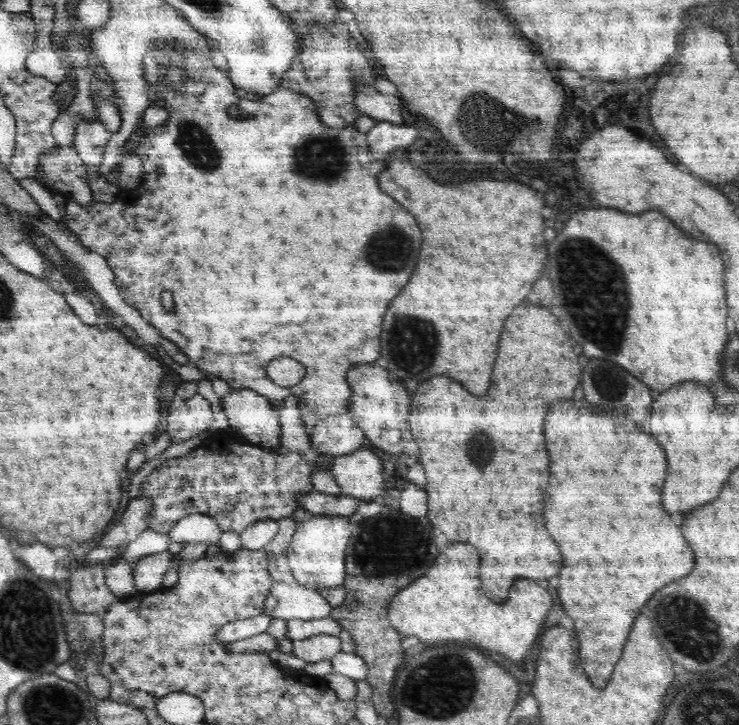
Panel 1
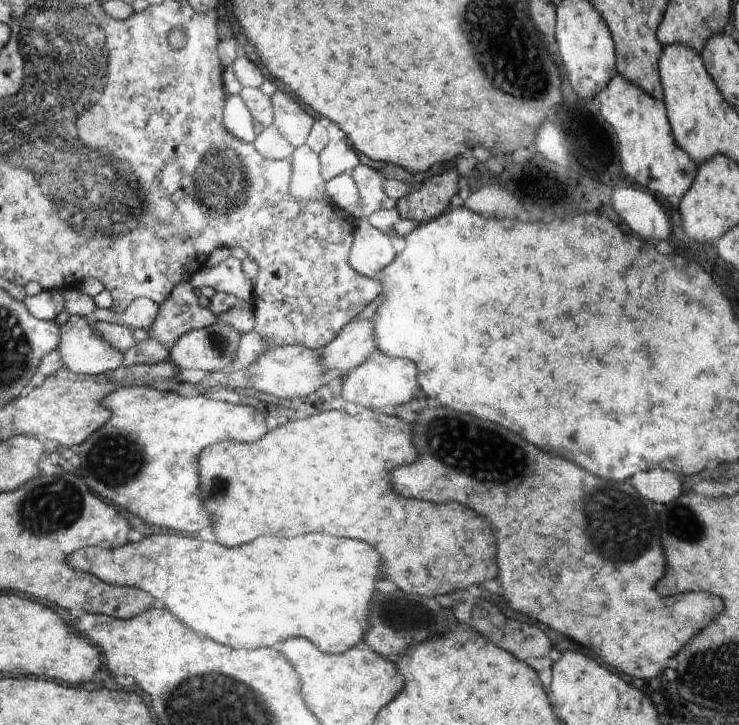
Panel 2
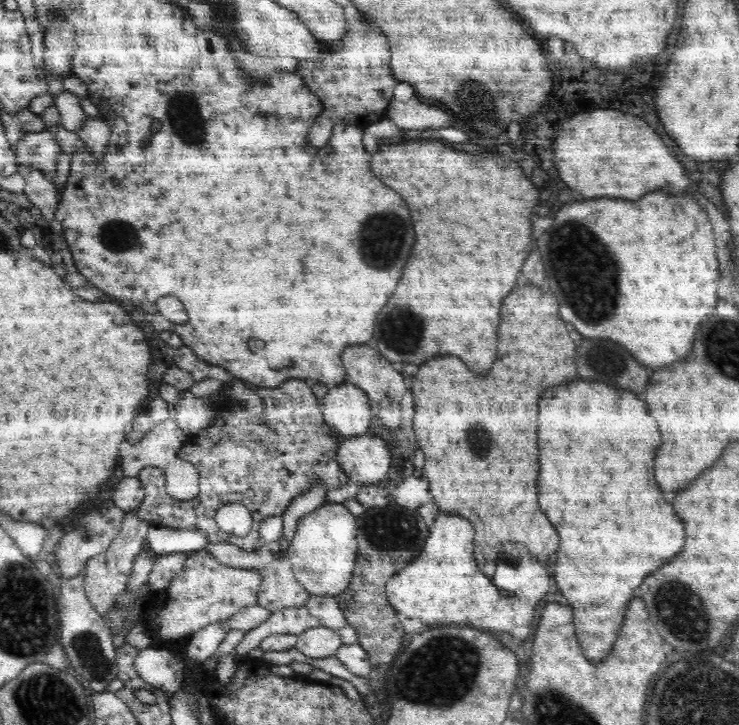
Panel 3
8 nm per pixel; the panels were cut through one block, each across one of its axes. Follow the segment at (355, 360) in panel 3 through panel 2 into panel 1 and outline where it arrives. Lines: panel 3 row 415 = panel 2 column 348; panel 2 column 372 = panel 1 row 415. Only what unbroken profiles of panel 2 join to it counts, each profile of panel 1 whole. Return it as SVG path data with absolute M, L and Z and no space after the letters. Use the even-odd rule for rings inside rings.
M354 366L354 370L348 370L346 374L352 391L350 413L355 425L363 430L366 444L404 459L406 442L412 440L408 421L412 393L406 392L405 385L396 382L384 368L378 366Z

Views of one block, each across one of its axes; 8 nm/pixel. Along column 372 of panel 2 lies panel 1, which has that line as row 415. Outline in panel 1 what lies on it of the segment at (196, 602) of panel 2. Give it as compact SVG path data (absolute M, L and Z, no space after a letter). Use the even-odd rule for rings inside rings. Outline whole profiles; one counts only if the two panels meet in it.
M572 400L572 402L554 402L554 406L550 406L550 414L546 416L544 434L546 434L548 454L550 454L550 484L548 484L546 498L544 498L544 524L546 524L548 532L552 534L552 538L558 542L558 546L562 550L562 558L564 558L564 566L562 566L562 572L560 572L558 596L562 600L564 610L574 620L574 628L576 628L578 642L580 642L578 654L580 654L580 660L582 660L582 668L584 668L586 676L590 678L590 682L596 688L604 688L610 682L614 666L622 656L622 648L624 648L624 644L628 640L632 624L640 616L636 610L640 610L658 590L662 590L670 582L688 576L692 572L692 568L694 568L694 554L692 554L688 542L684 540L680 528L672 524L670 516L664 512L664 508L660 504L662 484L666 480L666 454L652 436L648 436L644 432L638 432L638 426L634 422L630 422L630 420L612 420L608 416L602 416L602 414L594 412L590 404L582 404L582 402L576 402L576 400Z

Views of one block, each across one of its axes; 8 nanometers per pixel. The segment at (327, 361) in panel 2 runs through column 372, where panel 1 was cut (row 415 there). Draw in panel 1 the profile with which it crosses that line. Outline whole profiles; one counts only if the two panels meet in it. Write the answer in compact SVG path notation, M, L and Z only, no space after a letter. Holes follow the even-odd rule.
M350 411L332 416L324 414L318 419L311 434L311 447L320 454L334 458L366 446L363 430L355 425Z

